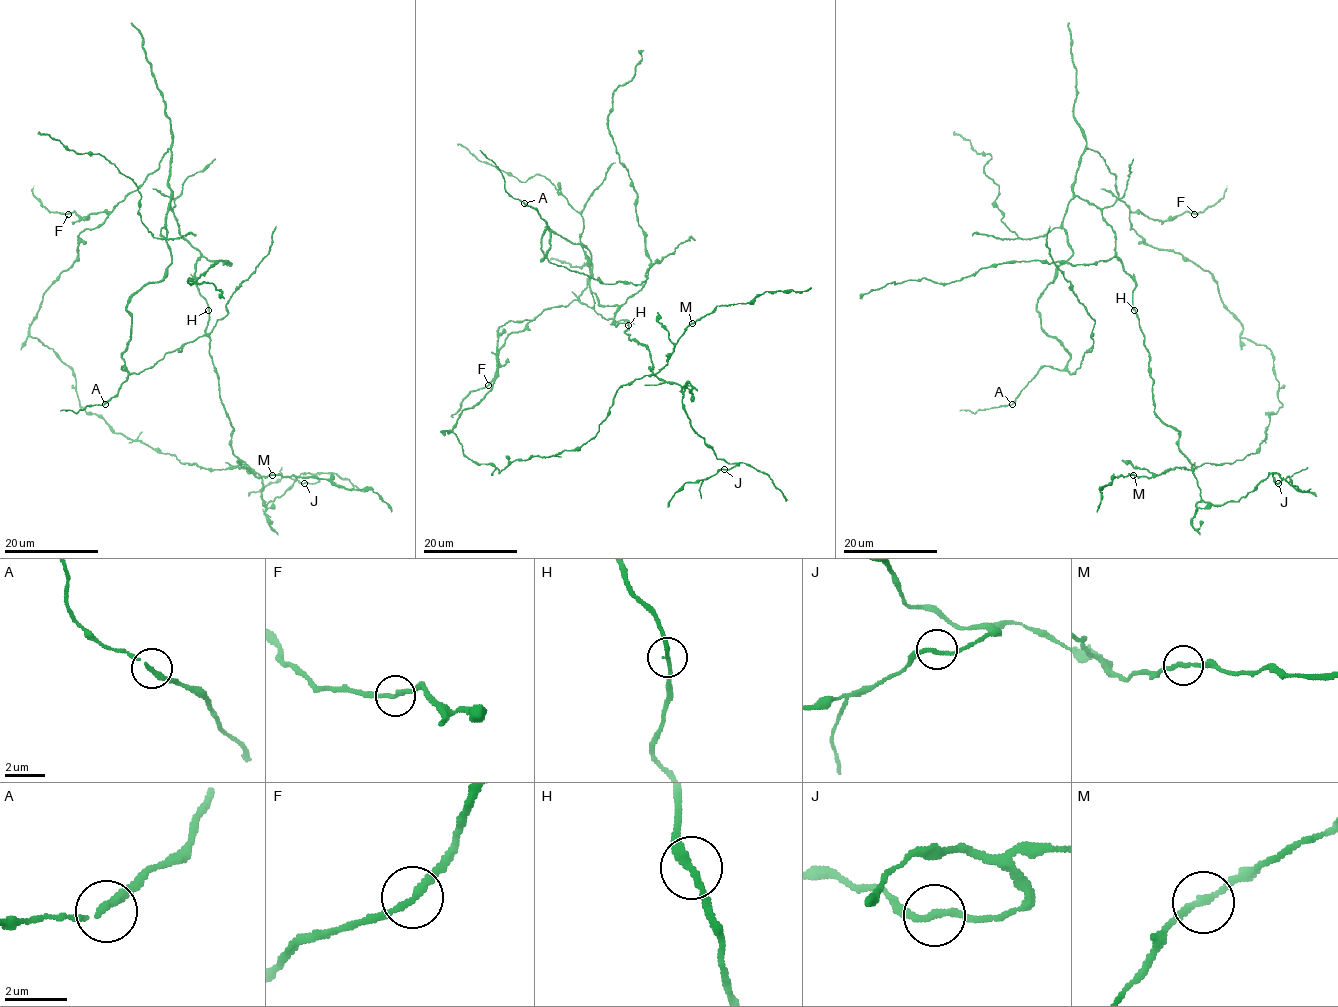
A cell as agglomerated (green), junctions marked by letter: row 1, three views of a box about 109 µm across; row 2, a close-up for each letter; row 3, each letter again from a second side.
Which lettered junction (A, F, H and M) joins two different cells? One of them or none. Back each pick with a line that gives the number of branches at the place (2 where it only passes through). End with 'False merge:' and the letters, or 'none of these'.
False merge: none of these

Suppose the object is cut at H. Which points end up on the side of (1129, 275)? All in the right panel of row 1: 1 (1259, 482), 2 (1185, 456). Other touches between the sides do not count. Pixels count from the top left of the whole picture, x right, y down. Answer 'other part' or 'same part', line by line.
1: other part
2: other part

